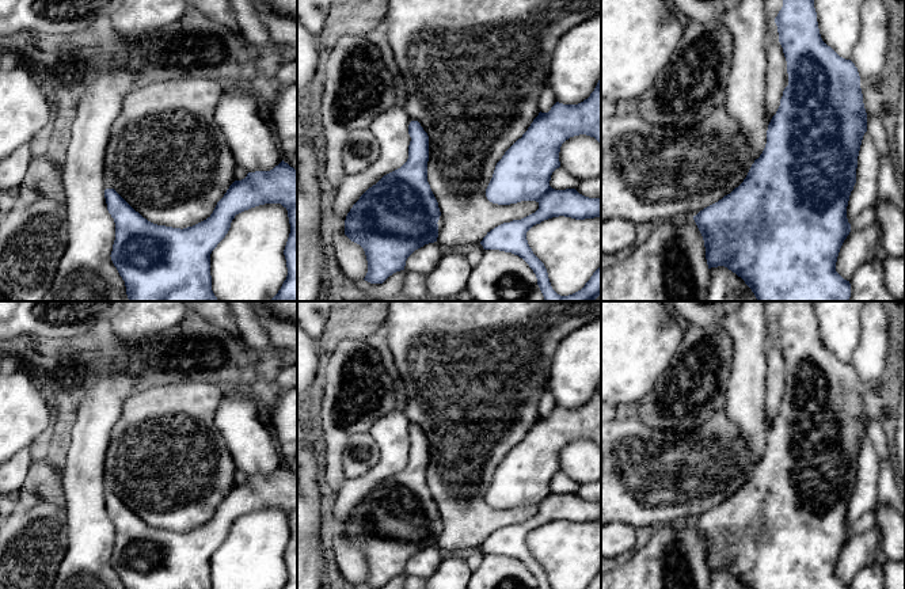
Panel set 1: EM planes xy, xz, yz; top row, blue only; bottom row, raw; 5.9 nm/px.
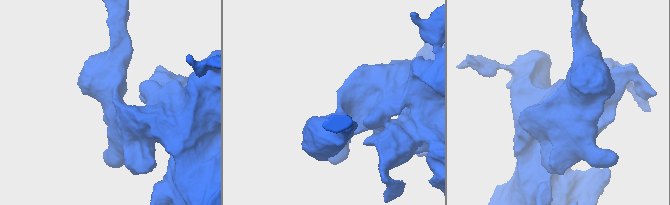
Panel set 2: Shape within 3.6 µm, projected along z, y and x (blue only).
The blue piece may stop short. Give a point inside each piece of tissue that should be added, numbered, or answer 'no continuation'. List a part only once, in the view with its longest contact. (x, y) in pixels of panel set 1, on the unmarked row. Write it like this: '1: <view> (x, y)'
no continuation

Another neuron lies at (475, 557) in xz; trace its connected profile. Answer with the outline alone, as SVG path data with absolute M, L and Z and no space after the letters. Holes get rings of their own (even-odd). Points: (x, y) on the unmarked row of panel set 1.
M480 547L468 552L465 559L471 571L475 571L482 565L483 556L484 552Z

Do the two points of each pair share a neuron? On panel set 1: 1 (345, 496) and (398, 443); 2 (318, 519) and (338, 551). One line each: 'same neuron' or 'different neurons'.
1: same neuron
2: different neurons

